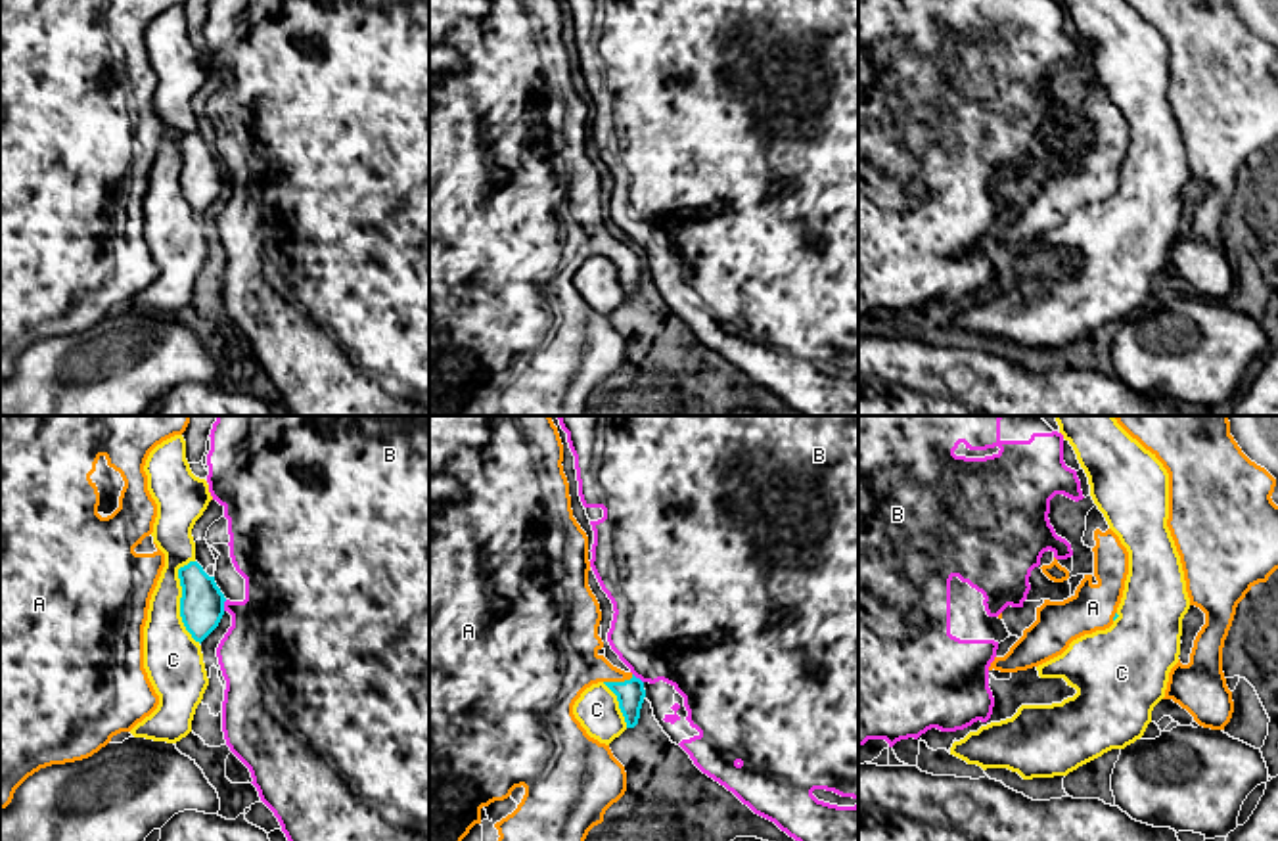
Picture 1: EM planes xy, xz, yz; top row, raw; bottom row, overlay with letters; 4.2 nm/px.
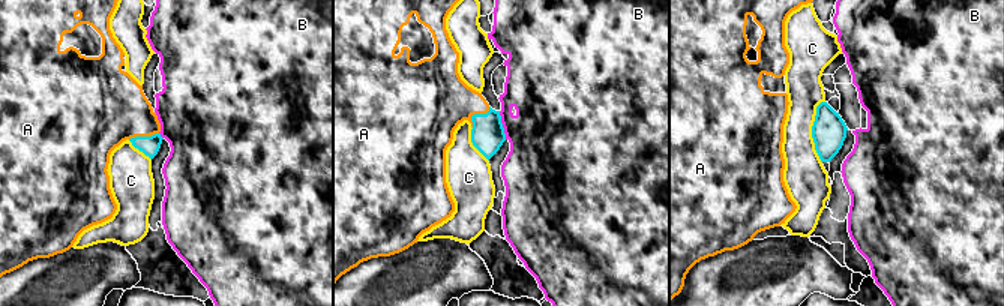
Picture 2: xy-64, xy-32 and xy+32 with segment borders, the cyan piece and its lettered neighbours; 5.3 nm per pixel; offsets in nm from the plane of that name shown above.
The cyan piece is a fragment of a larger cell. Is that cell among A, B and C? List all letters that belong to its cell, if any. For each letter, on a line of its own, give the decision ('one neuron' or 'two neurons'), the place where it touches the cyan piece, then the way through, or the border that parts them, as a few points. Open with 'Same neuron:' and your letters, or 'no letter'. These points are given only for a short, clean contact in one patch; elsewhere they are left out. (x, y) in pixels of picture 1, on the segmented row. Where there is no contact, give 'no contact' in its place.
Same neuron: A
A: one neuron | xz (617, 682) | across xz (631, 694), (617, 682), (600, 669), (562, 661)
B: two neurons | xy (223, 606)
C: two neurons | xy (181, 602) | along xy (190, 560), (179, 569), (181, 621), (200, 642)

